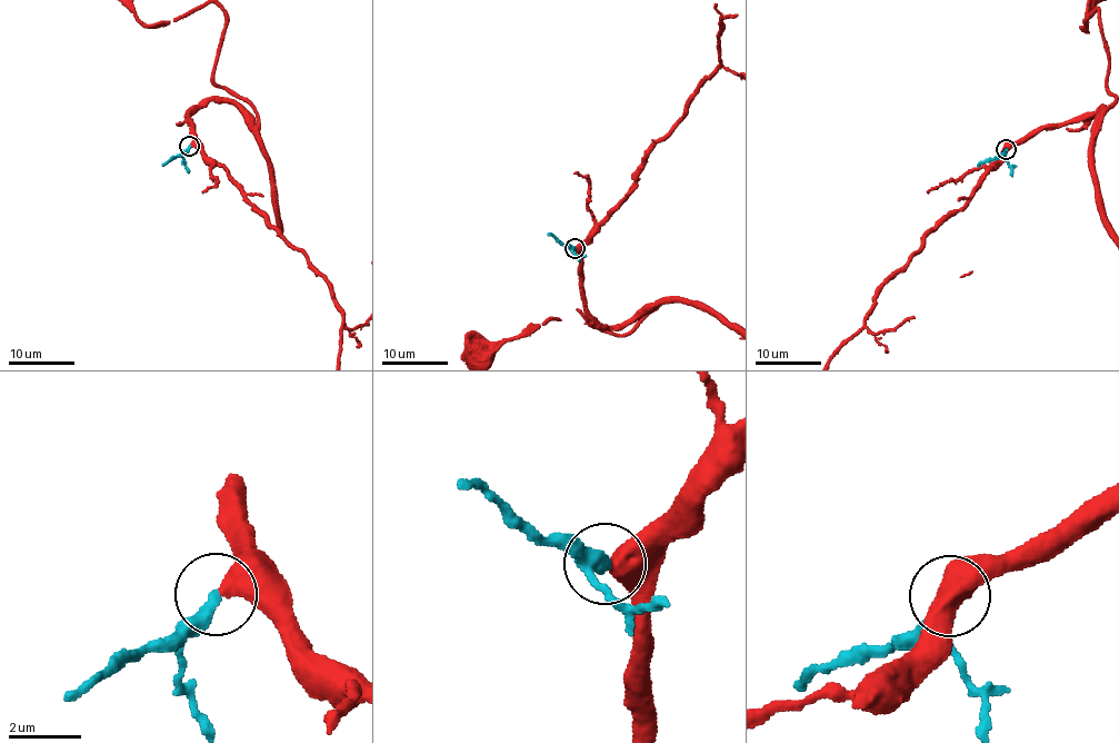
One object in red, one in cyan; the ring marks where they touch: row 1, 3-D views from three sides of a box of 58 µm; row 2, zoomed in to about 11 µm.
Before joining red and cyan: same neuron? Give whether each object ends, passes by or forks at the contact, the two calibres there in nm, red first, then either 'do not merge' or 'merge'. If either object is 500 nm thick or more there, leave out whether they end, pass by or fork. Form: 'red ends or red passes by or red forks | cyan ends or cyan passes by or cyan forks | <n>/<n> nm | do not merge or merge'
550/360 nm | merge

